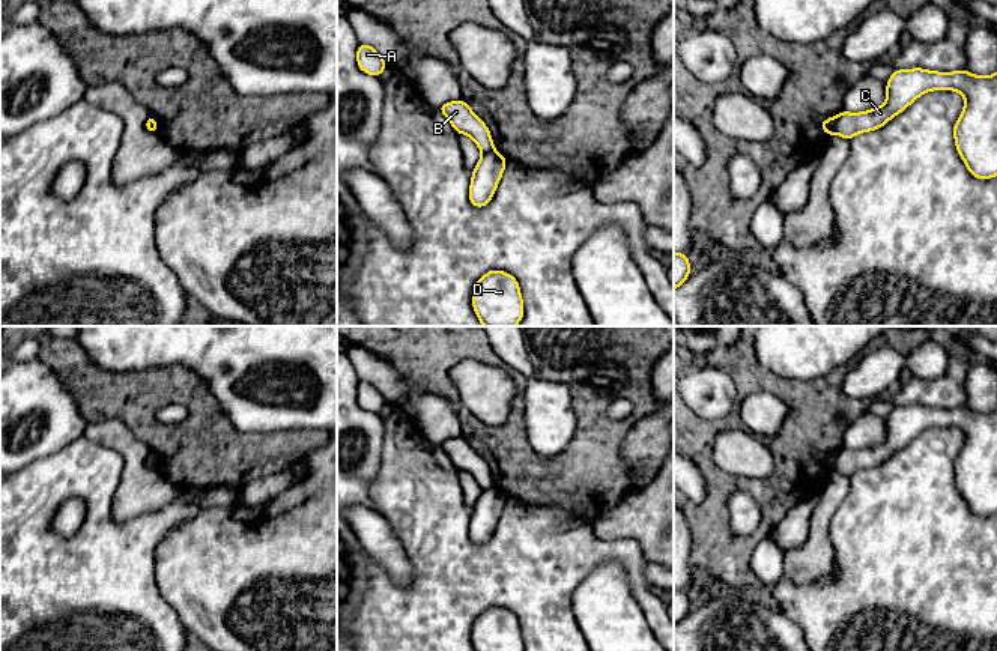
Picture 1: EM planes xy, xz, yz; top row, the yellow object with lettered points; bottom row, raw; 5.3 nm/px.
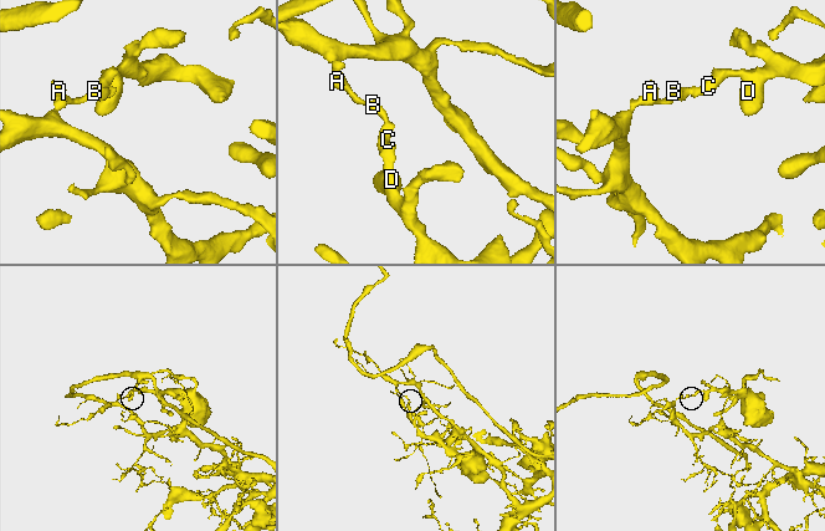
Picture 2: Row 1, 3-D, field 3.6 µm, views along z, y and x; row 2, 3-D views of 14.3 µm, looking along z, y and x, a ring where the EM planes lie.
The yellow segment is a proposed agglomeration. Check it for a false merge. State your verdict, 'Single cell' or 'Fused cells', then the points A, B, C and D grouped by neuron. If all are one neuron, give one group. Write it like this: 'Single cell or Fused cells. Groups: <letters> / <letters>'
Fused cells. Groups: A B / C D

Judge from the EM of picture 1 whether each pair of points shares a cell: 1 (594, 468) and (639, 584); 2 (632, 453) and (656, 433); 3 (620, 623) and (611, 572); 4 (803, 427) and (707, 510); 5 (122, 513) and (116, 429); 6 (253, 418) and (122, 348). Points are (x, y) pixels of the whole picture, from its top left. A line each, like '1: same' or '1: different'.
1: different
2: same
3: same
4: same
5: same
6: same

